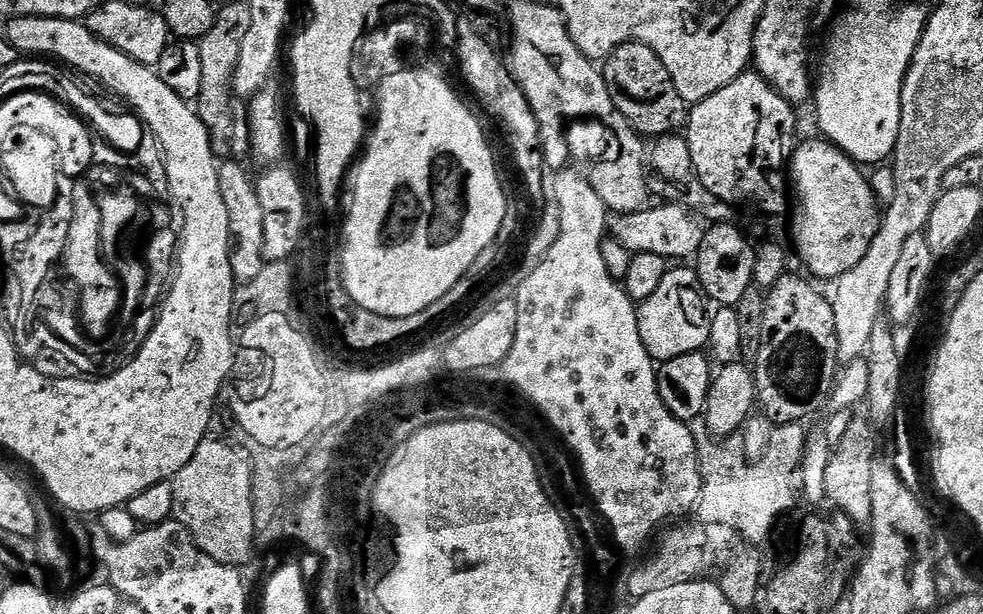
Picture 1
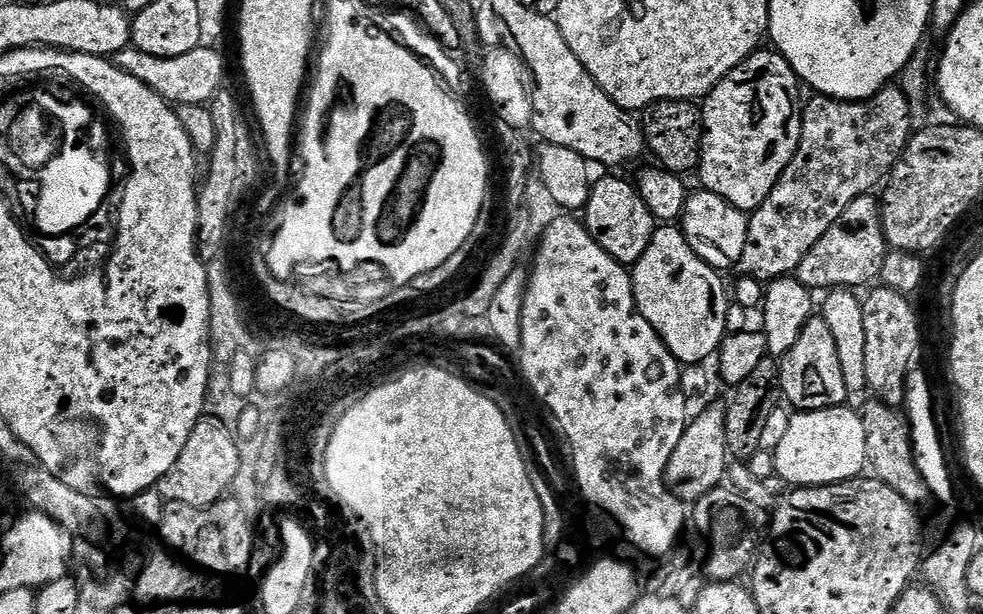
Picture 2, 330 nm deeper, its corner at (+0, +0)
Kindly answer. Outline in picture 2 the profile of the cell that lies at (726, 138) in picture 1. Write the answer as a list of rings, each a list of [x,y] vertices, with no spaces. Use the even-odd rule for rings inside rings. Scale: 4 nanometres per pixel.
[[[757,50],[747,56],[737,68],[726,74],[726,78],[718,81],[702,100],[704,142],[700,149],[698,165],[702,182],[700,184],[745,214],[755,212],[770,194],[770,190],[774,190],[782,170],[786,170],[786,166],[798,150],[804,121],[802,99],[800,100],[800,88],[802,89],[800,77],[779,52],[764,51]]]

